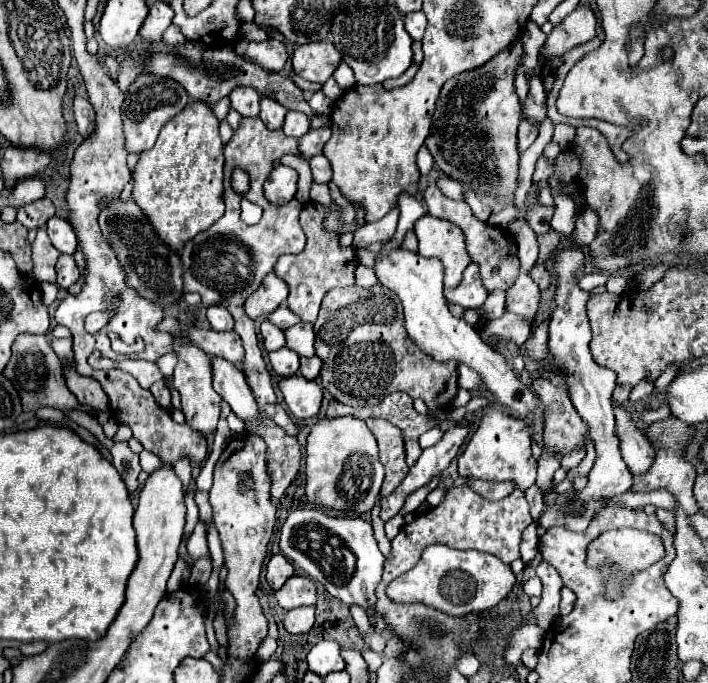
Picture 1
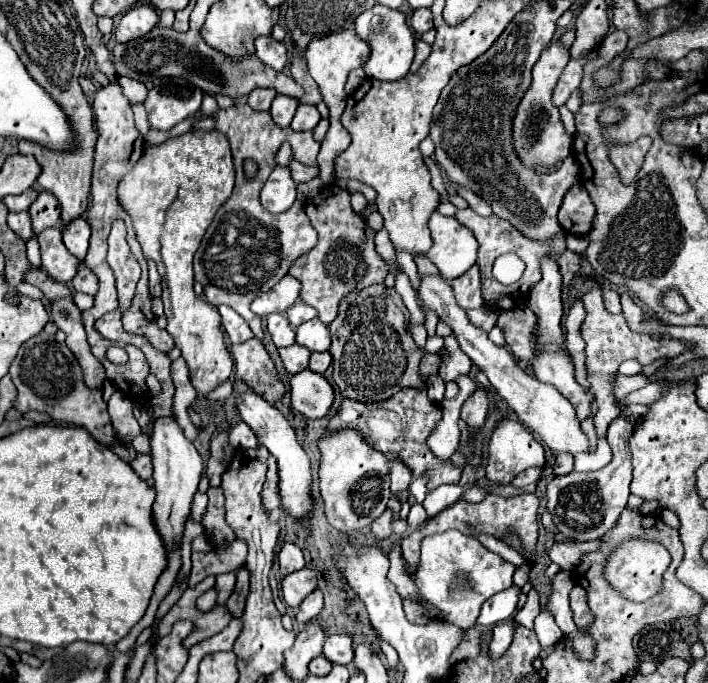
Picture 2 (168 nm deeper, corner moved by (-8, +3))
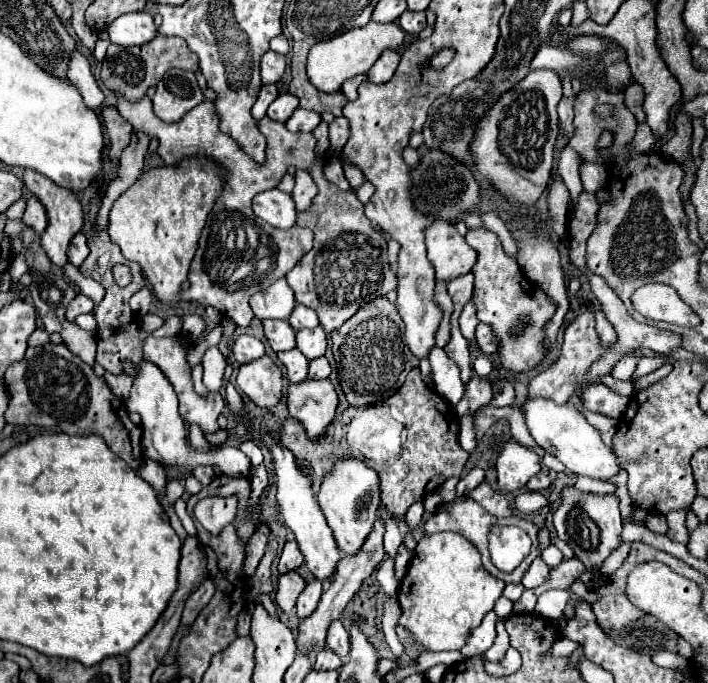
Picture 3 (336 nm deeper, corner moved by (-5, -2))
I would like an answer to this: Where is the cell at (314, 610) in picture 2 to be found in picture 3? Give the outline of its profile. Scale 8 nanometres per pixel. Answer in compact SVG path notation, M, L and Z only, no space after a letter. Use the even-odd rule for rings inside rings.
M317 579L307 583L307 587L303 589L303 593L297 599L297 615L299 617L309 617L317 609L321 593L323 593L323 587L321 587L321 583Z

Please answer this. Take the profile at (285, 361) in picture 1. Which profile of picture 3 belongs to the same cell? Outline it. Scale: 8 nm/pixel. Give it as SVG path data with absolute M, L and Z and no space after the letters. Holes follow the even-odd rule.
M291 349L291 351L285 351L285 353L277 353L277 359L285 365L287 377L289 377L291 383L301 383L301 381L307 379L309 359L299 349Z

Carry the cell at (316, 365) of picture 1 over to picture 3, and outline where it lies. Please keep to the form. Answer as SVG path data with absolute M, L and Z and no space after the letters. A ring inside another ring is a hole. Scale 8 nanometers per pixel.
M317 357L309 363L309 379L327 379L331 375L331 365L325 357Z

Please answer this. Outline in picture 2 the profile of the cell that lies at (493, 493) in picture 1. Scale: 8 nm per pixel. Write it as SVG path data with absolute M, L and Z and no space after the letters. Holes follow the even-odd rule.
M530 468L530 470L524 470L524 472L520 472L510 484L516 486L516 488L526 488L526 486L530 486L530 484L534 484L534 482L538 480L540 472L542 472L542 468Z

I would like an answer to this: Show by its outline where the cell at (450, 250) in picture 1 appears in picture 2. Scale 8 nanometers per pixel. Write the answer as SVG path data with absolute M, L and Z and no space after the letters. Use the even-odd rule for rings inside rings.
M434 212L430 216L430 232L434 244L428 250L428 258L446 280L460 278L476 264L478 242L466 226Z

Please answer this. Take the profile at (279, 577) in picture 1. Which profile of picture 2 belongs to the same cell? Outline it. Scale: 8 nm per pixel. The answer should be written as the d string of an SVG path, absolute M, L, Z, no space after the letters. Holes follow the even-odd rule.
M284 542L280 554L278 554L278 562L280 562L280 574L288 576L296 570L304 568L304 558L302 558L302 550L296 544Z

